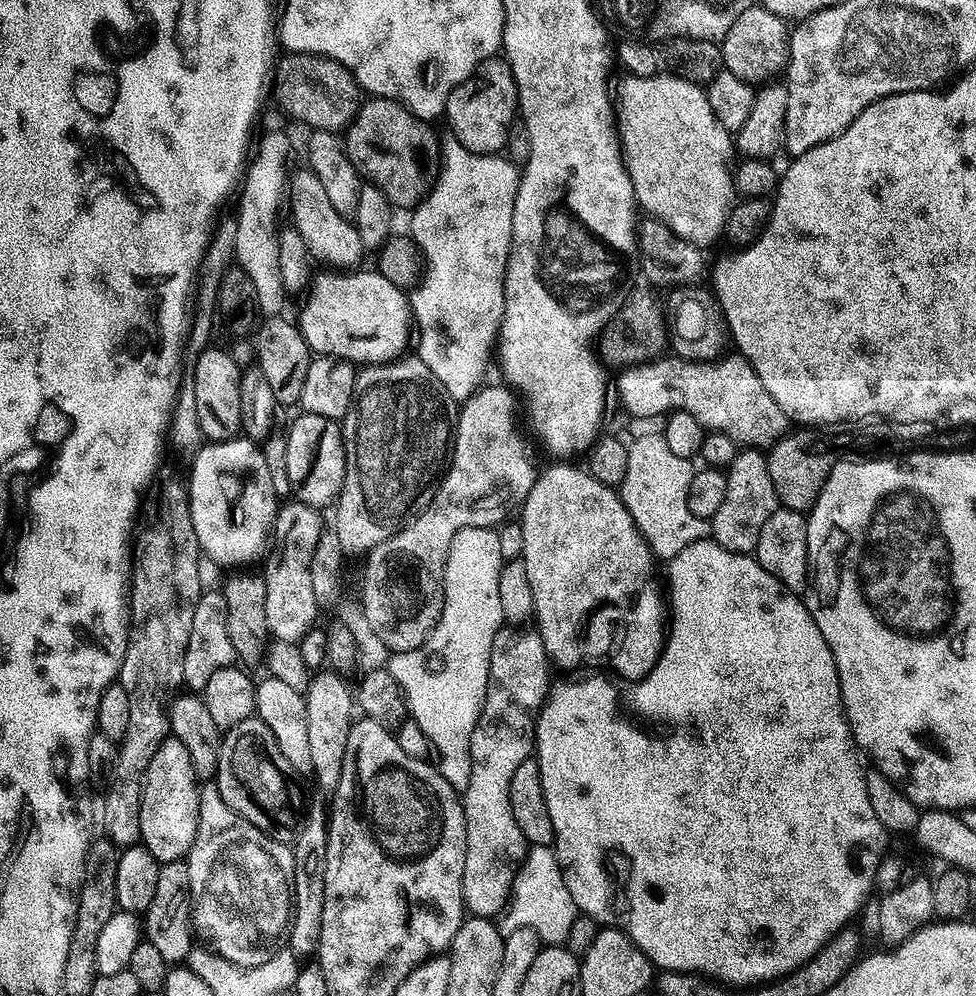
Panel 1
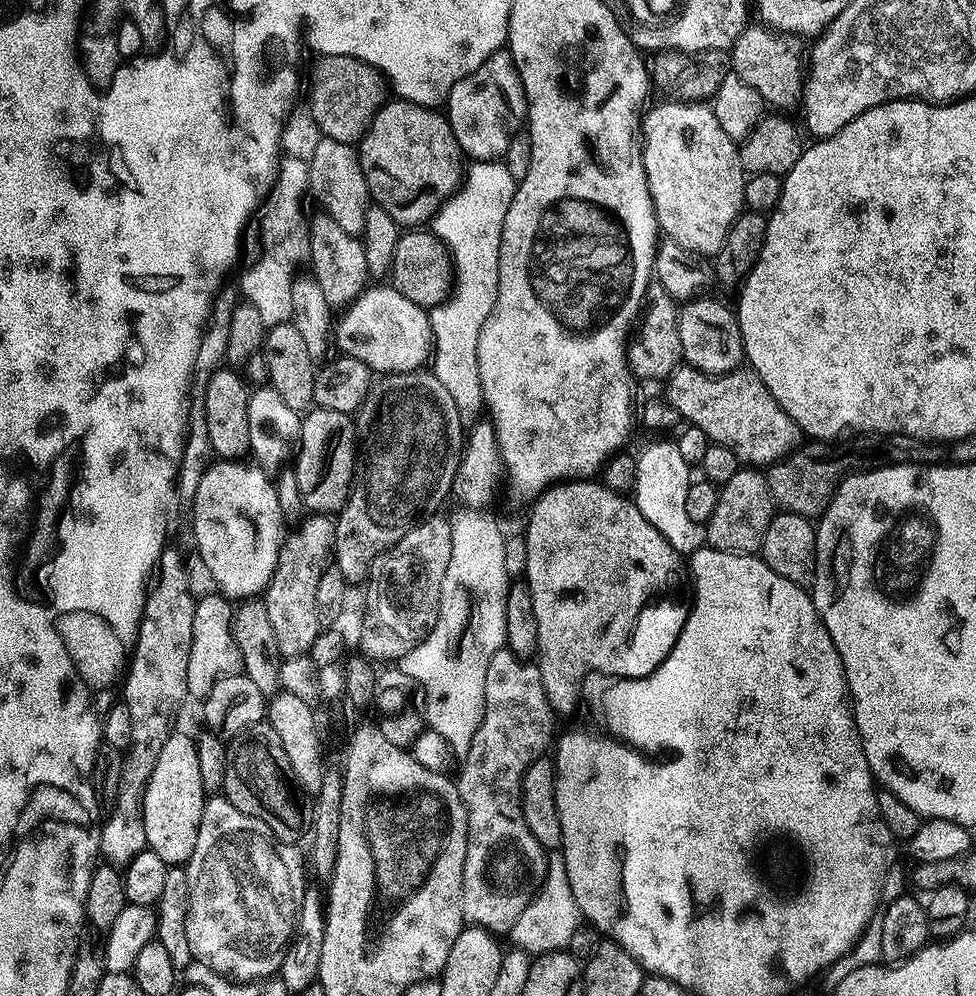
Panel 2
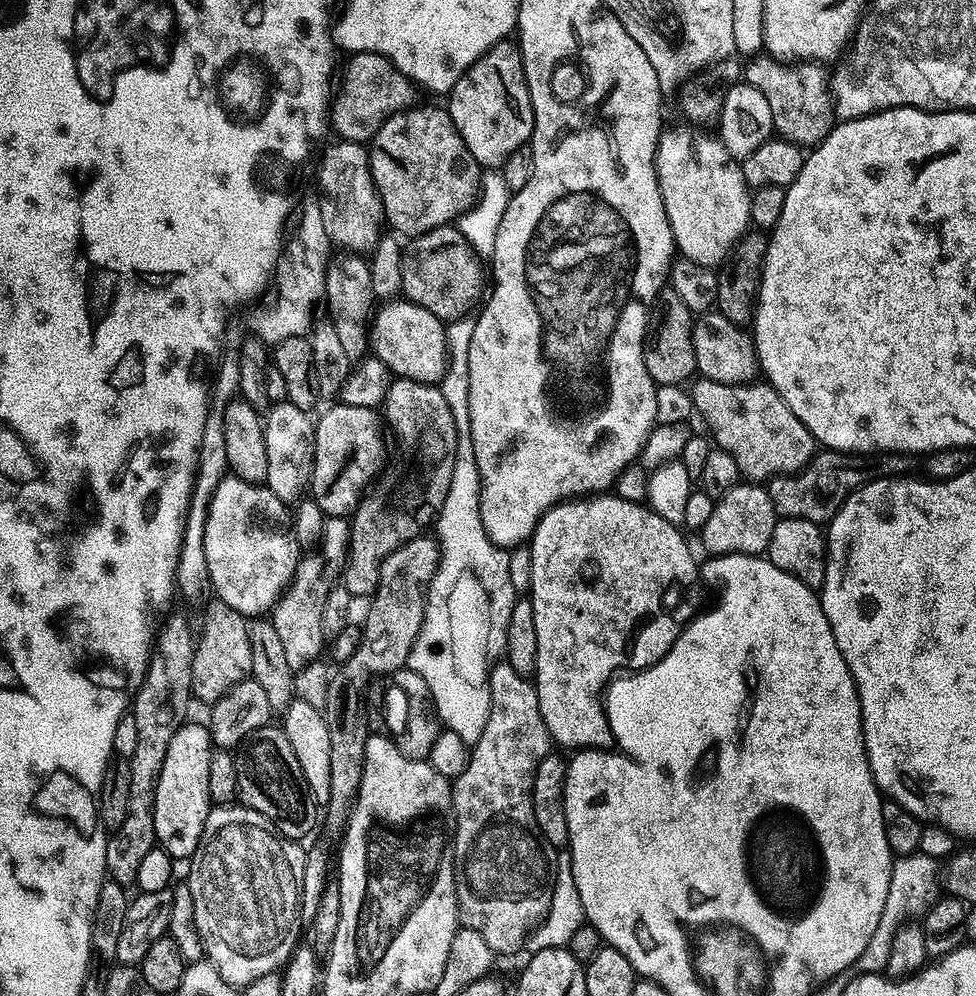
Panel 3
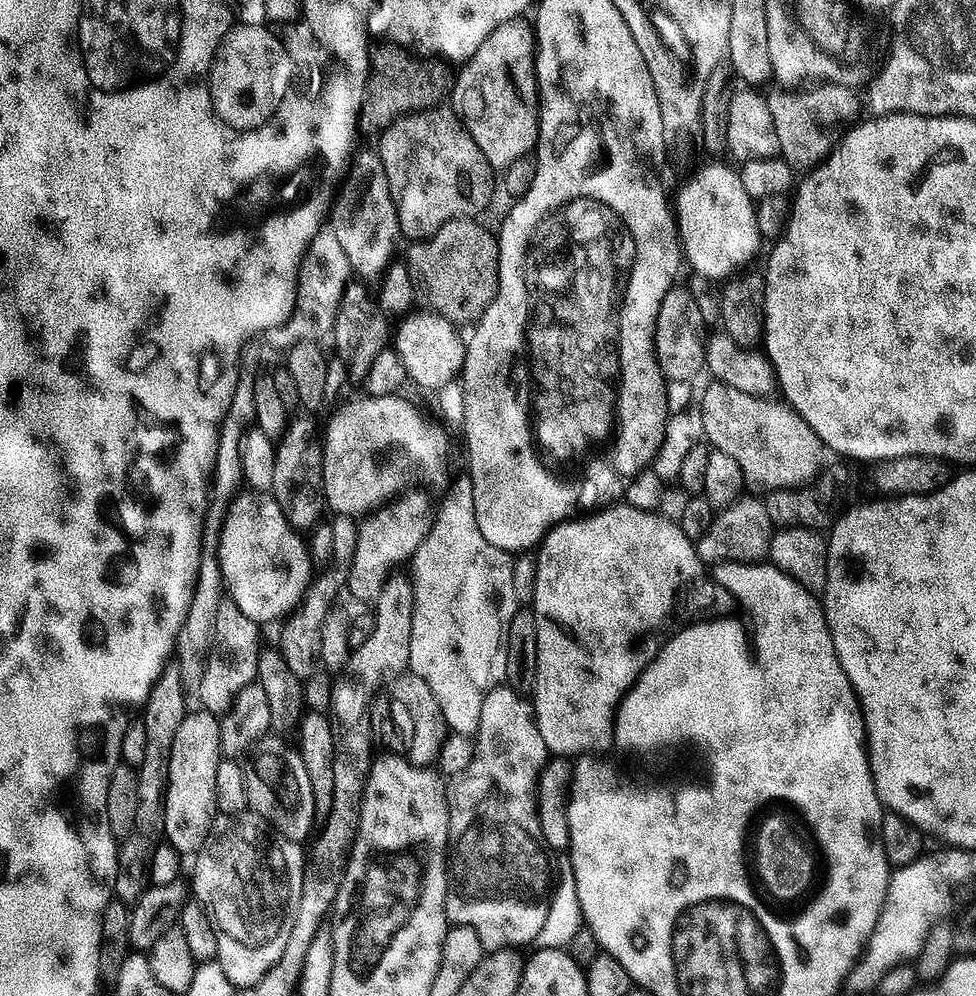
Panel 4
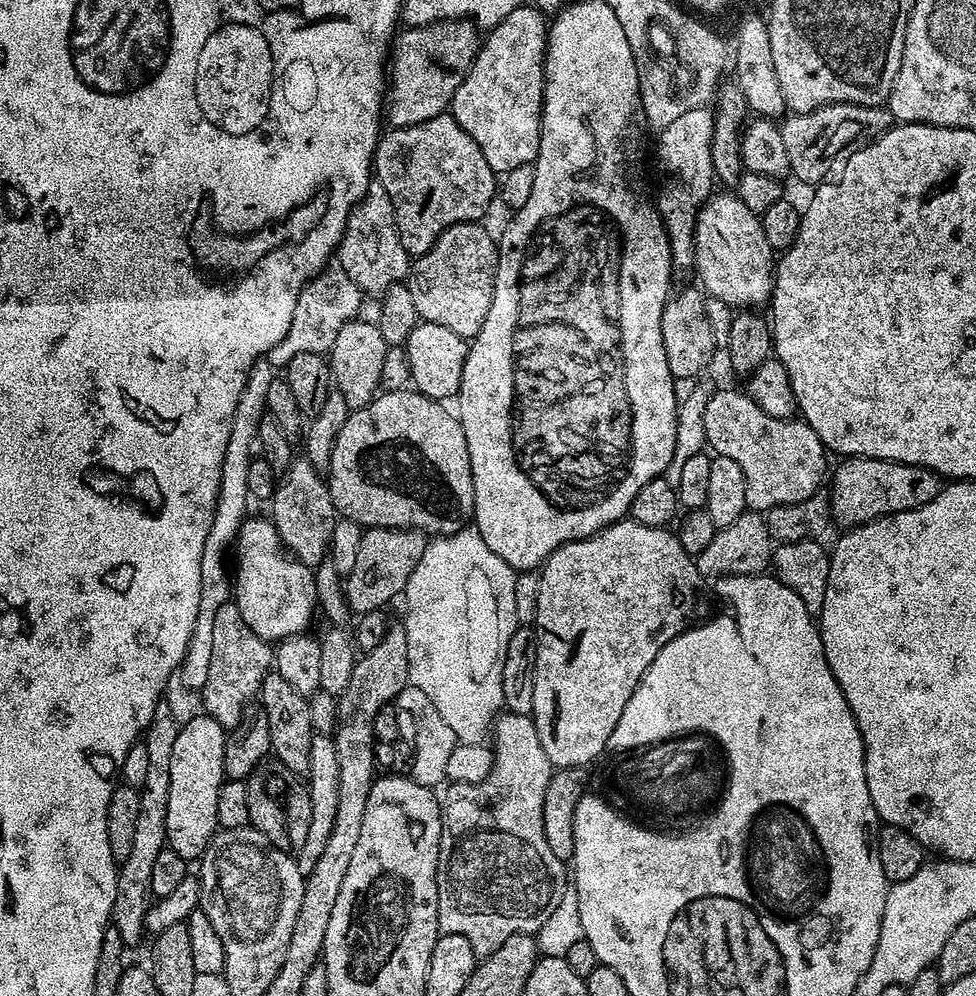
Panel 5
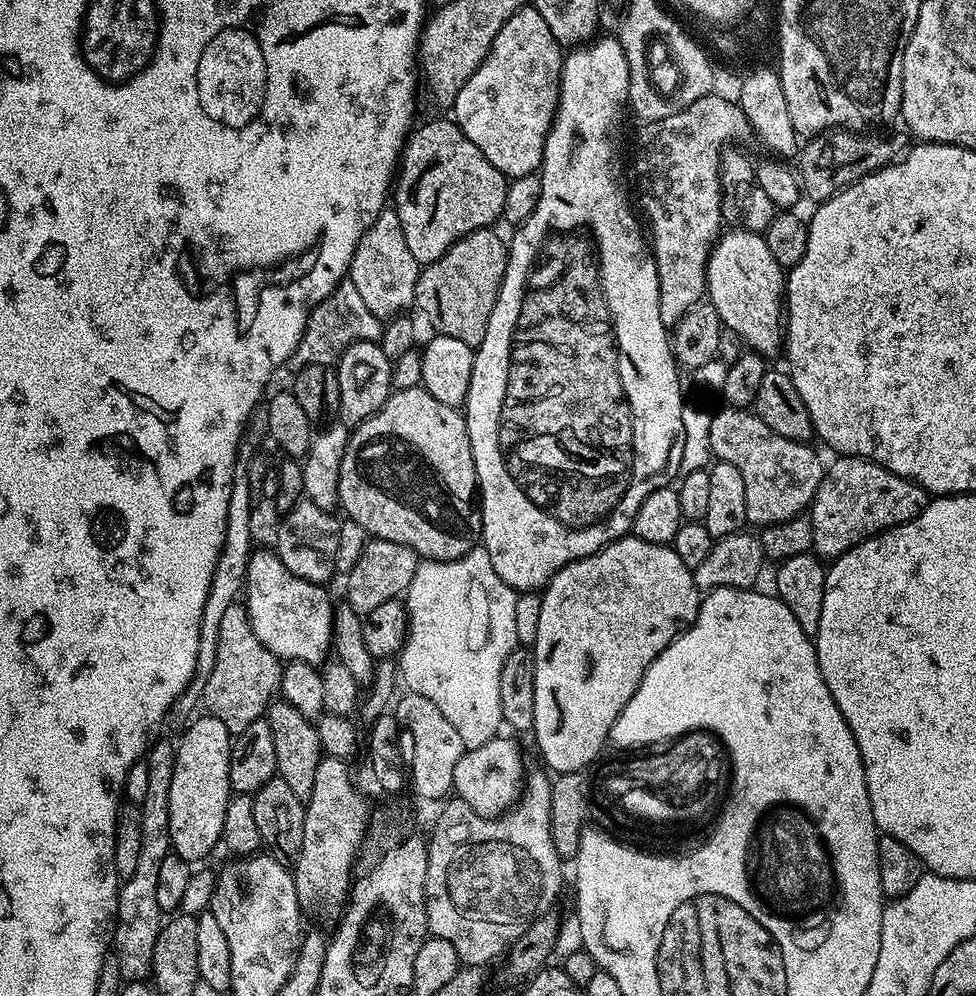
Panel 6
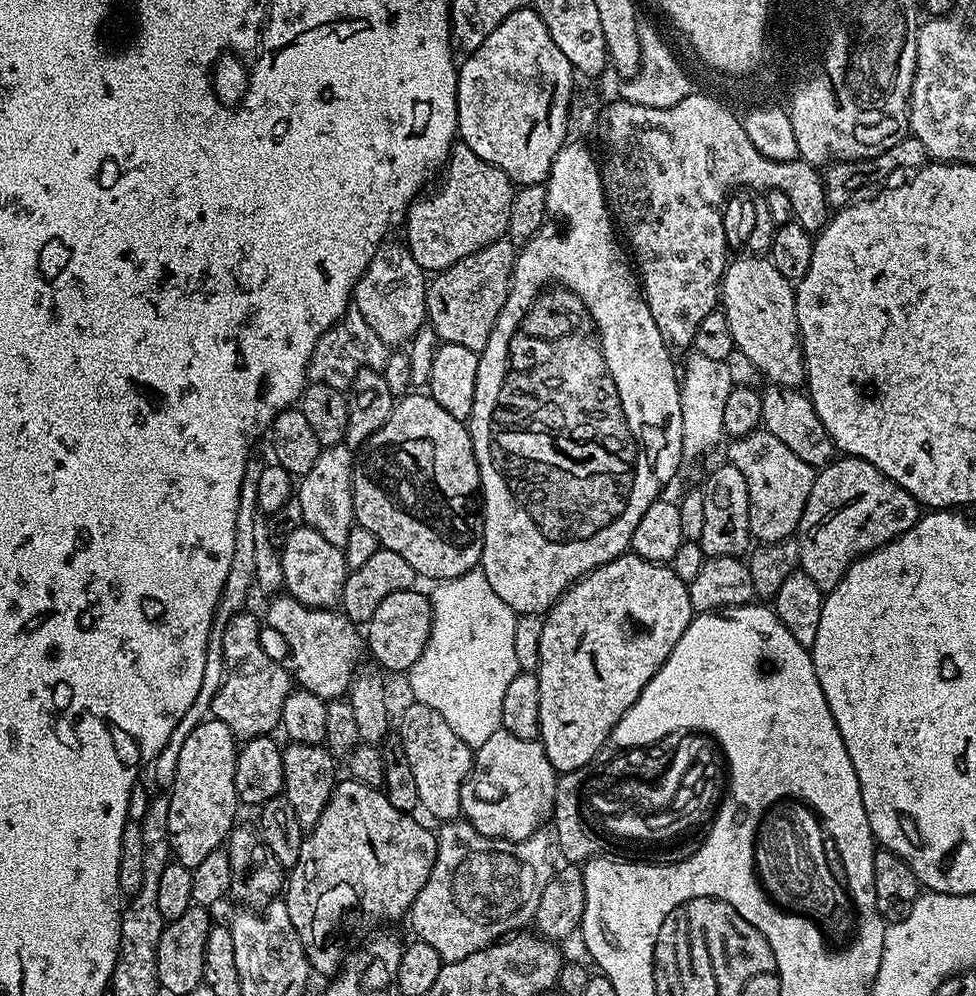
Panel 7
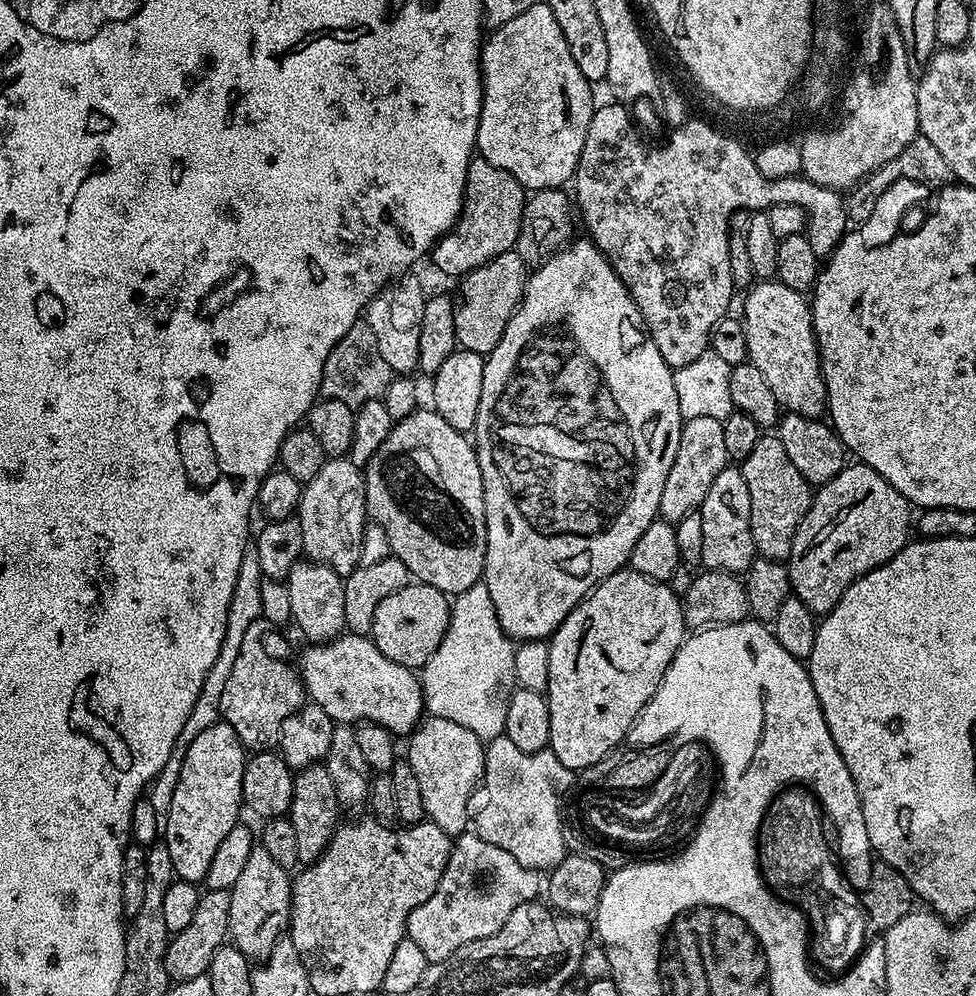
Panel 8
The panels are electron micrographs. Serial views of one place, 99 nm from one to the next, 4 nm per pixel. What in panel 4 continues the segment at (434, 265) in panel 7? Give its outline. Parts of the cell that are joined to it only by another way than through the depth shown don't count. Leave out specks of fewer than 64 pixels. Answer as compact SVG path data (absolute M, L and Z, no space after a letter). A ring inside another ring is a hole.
M433 106L421 112L412 112L394 121L378 137L378 151L386 170L386 182L390 182L390 194L396 203L400 231L409 241L426 240L446 222L476 218L492 200L492 187L497 187L492 164L482 154L477 142L464 128L463 121L451 107Z

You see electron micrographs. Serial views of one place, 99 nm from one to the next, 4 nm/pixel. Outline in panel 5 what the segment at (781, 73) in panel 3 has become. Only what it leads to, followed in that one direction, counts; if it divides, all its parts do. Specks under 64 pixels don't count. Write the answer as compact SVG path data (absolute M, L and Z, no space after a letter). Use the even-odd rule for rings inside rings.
M822 104L812 112L785 115L779 130L786 146L786 158L790 158L791 175L797 176L804 184L816 186L827 181L855 149L876 140L893 124L892 116L884 106L866 108L861 104Z

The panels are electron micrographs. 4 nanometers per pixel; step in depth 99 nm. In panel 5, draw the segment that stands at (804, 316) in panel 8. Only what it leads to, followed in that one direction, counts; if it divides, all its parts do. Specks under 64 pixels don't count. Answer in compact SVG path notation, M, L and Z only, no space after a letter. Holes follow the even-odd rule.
M721 191L722 194L713 194L704 201L696 212L696 262L694 272L700 275L704 283L703 291L708 296L717 296L726 302L733 310L747 308L759 309L759 304L767 305L772 298L774 283L774 253L766 242L766 234L762 234L762 226L757 213L750 211L747 206L731 191Z

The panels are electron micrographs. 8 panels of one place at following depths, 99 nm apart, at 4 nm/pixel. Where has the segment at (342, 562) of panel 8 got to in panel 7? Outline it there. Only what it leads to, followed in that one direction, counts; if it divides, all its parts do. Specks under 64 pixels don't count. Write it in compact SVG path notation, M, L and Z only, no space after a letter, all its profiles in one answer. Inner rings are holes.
M335 444L321 448L318 462L310 466L306 475L299 477L294 498L302 502L304 524L318 530L326 542L334 542L343 546L350 534L356 515L352 501L352 466L354 463L353 449L346 444Z

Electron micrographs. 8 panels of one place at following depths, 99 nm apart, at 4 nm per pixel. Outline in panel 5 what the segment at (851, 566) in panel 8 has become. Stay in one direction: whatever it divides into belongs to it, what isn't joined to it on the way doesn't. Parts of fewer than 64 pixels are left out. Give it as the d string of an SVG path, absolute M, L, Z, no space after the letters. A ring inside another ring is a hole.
M850 456L839 461L841 464L835 468L830 476L830 484L832 480L832 496L830 495L830 516L833 521L836 520L841 524L841 529L847 530L857 524L868 524L872 520L877 520L883 516L897 516L900 512L906 510L918 510L918 506L926 506L926 502L934 502L934 498L938 498L942 487L942 477L936 472L930 471L922 466L914 466L913 464L903 464L902 462L894 462L893 460L879 460L878 458L870 458L869 456Z

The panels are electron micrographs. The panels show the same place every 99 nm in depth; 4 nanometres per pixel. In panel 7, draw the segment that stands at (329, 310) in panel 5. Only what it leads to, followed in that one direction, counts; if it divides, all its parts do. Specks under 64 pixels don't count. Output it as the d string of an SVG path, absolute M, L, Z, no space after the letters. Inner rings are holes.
M354 306L338 323L332 324L330 330L326 330L318 338L318 342L312 351L312 357L308 363L307 379L318 384L329 384L341 390L347 390L352 386L352 380L364 368L382 370L386 366L386 358L390 351L389 345L374 334L374 330L366 323L366 318Z

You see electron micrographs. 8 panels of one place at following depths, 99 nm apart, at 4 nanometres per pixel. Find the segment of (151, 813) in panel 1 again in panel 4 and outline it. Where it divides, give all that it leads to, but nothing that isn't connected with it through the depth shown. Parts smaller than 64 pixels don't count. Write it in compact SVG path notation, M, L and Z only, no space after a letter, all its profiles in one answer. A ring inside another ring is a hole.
M203 710L189 711L174 733L174 746L170 746L168 783L164 789L163 839L181 854L194 854L214 828L216 795L214 774L222 759L220 746L220 720Z

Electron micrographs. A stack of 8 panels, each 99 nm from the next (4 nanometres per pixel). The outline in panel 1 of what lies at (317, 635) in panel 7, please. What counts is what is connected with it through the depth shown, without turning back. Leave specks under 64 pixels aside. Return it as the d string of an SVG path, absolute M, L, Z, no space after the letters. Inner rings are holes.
M233 438L208 442L191 457L192 473L186 476L190 518L194 522L194 534L198 534L201 553L216 564L244 566L265 551L270 533L276 522L278 497L270 480L270 473L263 458L261 445L247 438Z

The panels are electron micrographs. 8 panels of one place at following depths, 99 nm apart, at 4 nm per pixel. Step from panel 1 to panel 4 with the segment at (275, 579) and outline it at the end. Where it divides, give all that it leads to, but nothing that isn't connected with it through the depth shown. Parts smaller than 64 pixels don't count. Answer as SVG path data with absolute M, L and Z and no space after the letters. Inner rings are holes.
M333 515L330 520L331 524L338 524L338 542L344 542L344 552L340 554L340 566L338 558L332 558L327 565L321 567L315 573L314 579L310 585L313 594L305 595L304 599L296 605L294 611L283 621L284 629L280 632L280 641L278 647L282 658L290 665L290 670L298 674L298 678L306 681L308 677L318 671L320 664L320 643L322 642L322 621L325 620L326 614L330 613L332 607L338 604L336 596L339 592L345 591L348 575L350 574L350 562L354 558L354 546L356 545L357 521L350 516Z

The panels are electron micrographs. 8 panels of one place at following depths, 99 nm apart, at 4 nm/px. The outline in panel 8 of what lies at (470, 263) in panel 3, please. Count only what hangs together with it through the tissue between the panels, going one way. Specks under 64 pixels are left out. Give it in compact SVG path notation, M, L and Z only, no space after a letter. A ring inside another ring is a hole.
M516 251L498 254L486 266L478 266L459 281L460 300L454 304L454 330L456 343L465 352L476 352L487 357L498 346L510 318L524 300L524 291L528 289L529 265Z

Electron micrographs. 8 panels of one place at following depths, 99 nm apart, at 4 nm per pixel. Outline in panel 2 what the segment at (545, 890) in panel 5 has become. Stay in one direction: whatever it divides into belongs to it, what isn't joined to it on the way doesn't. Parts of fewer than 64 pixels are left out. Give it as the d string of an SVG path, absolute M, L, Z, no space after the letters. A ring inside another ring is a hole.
M507 646L493 652L490 666L486 666L484 717L470 742L470 750L462 757L464 766L458 775L460 797L468 815L466 866L462 870L462 910L469 925L485 928L493 934L511 933L514 922L518 922L522 910L526 910L529 901L536 895L536 889L544 880L548 868L546 850L538 838L530 834L530 826L526 826L520 791L528 767L539 756L545 755L553 743L552 719L552 703L546 698L546 690L542 686L539 663L519 656Z

